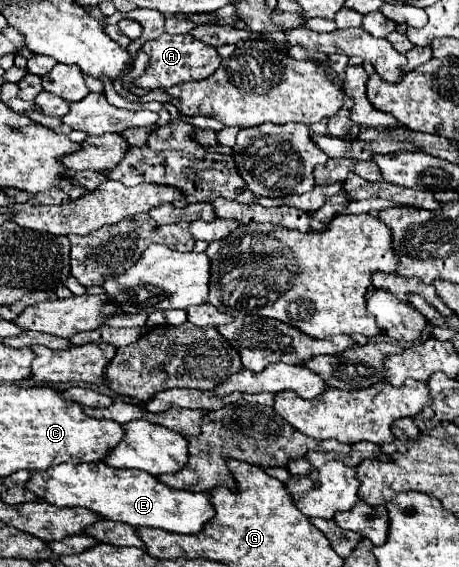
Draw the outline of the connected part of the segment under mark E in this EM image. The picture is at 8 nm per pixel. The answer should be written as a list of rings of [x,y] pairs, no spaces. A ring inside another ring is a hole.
[[[104,461],[60,463],[46,471],[34,471],[26,487],[56,507],[86,507],[100,513],[104,519],[128,523],[132,527],[158,527],[190,535],[198,533],[214,517],[214,505],[208,493],[170,489],[146,471],[114,469]]]

